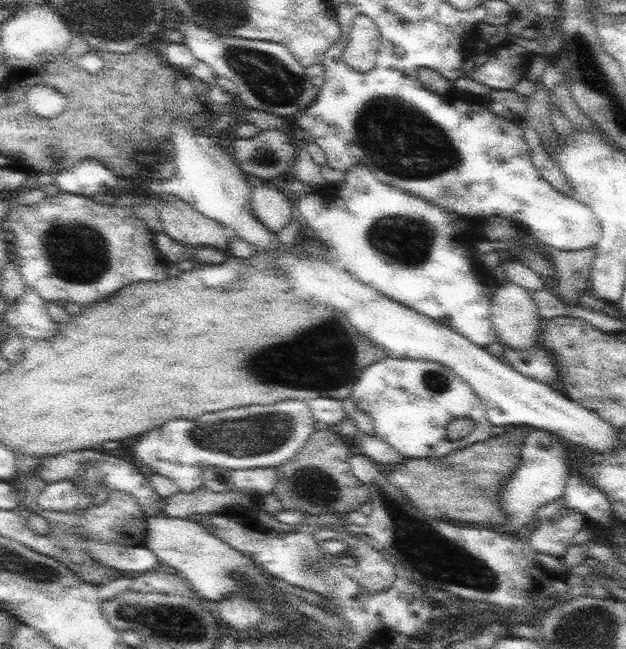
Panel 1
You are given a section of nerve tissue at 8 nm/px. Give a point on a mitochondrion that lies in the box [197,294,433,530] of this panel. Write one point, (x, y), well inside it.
(311, 484)

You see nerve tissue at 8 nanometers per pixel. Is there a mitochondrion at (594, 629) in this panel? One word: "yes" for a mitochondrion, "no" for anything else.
yes

